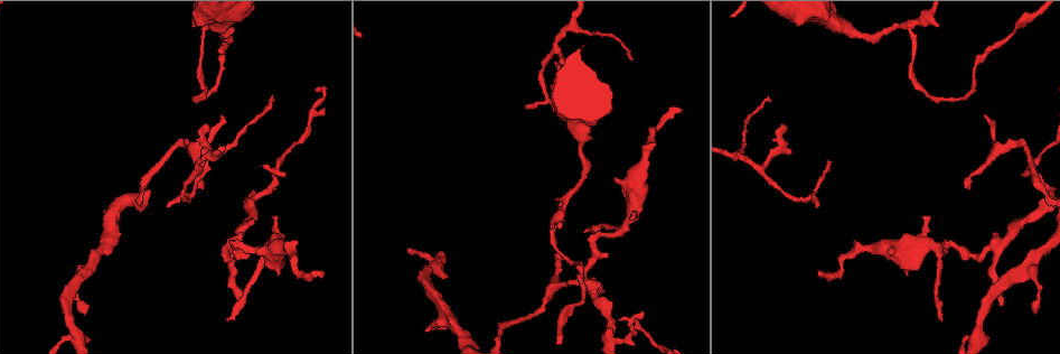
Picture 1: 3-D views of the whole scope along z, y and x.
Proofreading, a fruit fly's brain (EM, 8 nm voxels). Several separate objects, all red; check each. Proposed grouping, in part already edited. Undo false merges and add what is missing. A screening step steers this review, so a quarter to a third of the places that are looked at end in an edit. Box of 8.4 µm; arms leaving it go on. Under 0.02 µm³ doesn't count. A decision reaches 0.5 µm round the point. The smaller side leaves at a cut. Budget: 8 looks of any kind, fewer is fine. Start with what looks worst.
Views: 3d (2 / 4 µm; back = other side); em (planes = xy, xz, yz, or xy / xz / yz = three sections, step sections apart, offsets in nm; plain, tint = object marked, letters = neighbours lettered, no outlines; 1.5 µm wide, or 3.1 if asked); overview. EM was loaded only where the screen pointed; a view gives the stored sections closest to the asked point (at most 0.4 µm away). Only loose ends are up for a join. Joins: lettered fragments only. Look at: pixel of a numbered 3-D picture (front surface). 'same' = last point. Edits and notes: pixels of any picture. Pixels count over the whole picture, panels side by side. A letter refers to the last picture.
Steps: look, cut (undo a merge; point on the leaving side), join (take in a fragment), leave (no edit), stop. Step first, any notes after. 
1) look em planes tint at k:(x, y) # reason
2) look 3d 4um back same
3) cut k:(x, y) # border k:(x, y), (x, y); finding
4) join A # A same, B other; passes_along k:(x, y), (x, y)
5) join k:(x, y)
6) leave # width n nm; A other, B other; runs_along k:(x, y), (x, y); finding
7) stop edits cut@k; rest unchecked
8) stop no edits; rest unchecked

look 3d 4um at 1:(600, 291) # free end

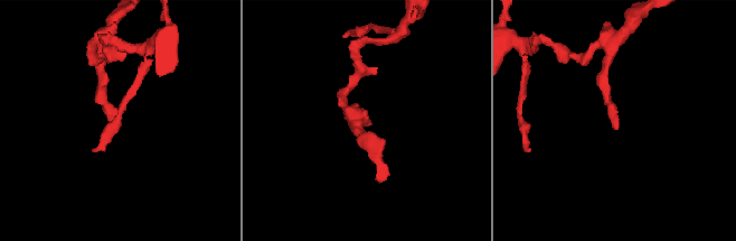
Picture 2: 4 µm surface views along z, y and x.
look em planes letters at 2:(365, 126) # now the EM

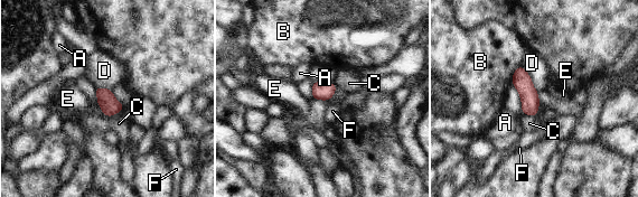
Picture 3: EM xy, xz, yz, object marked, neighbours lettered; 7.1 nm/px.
leave # A other, B other, C other, D other, E other, F other; border 3:(521, 65), (537, 92); none of them fits

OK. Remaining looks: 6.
look 3d 4um at 1:(986, 116) # an open end

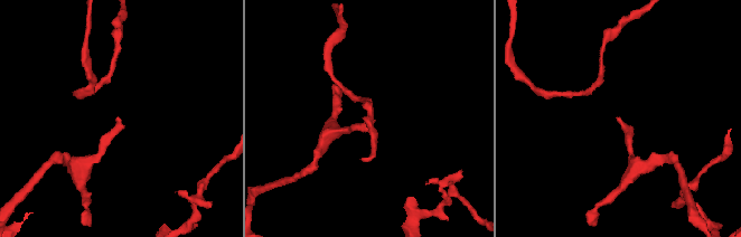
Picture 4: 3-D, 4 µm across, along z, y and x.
look em planes plain at 4:(117, 118)

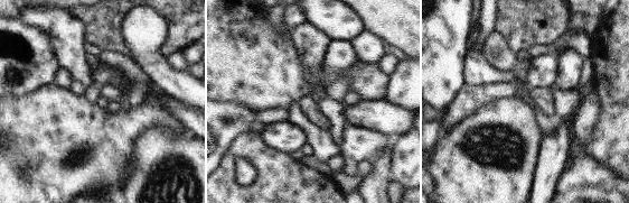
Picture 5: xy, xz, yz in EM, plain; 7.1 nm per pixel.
look em planes letters same # what lies round it

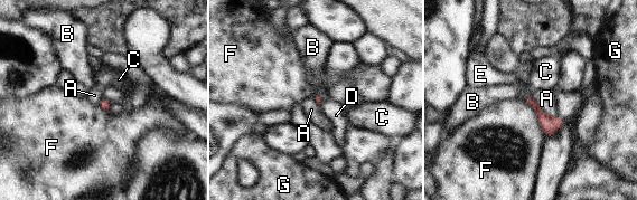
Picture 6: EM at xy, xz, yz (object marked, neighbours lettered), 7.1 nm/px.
leave # A other, B other, C other, D other, E other, F other, G other; no lettered fragment goes on from it

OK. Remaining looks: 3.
look em planes letters at 1:(270, 96) # tapers out

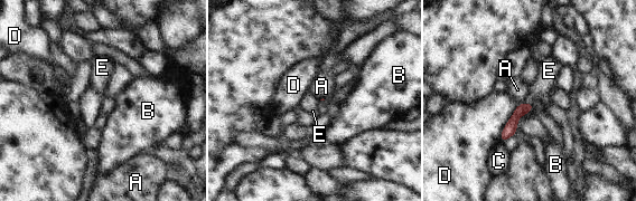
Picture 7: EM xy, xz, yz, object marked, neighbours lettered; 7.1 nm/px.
leave # A other, B other, C other, D other, E other; border 7:(525, 102), (533, 105); no lettered fragment goes on from it

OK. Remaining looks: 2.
stop no edits; rest unchecked

